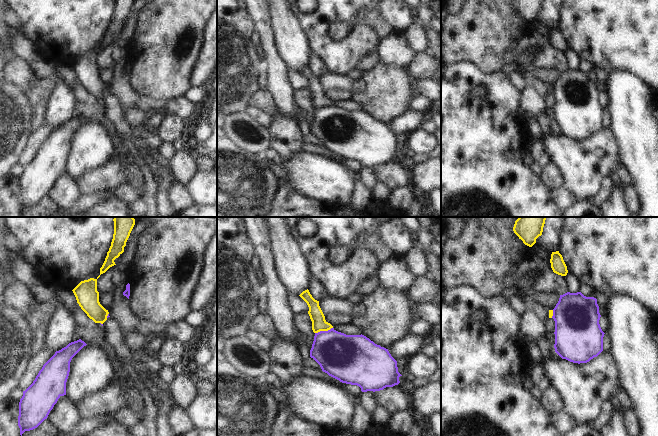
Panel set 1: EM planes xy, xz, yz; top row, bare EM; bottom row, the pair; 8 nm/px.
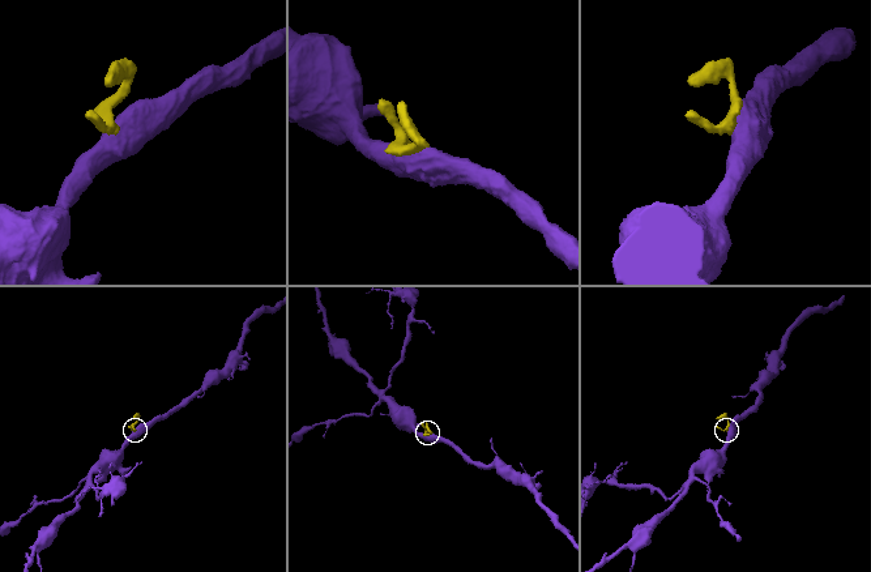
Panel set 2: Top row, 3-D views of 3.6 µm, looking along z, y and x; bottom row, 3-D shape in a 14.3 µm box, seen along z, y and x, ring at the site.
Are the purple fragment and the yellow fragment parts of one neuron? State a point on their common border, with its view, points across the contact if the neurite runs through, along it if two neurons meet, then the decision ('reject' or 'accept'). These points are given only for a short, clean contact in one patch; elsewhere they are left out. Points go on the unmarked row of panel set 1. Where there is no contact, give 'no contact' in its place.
meets purple in xz at (323, 107); border along xz (332, 103), (315, 109); reject

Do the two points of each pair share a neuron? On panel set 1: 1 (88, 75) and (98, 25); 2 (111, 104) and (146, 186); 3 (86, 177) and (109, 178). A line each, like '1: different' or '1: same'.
1: different
2: same
3: same

